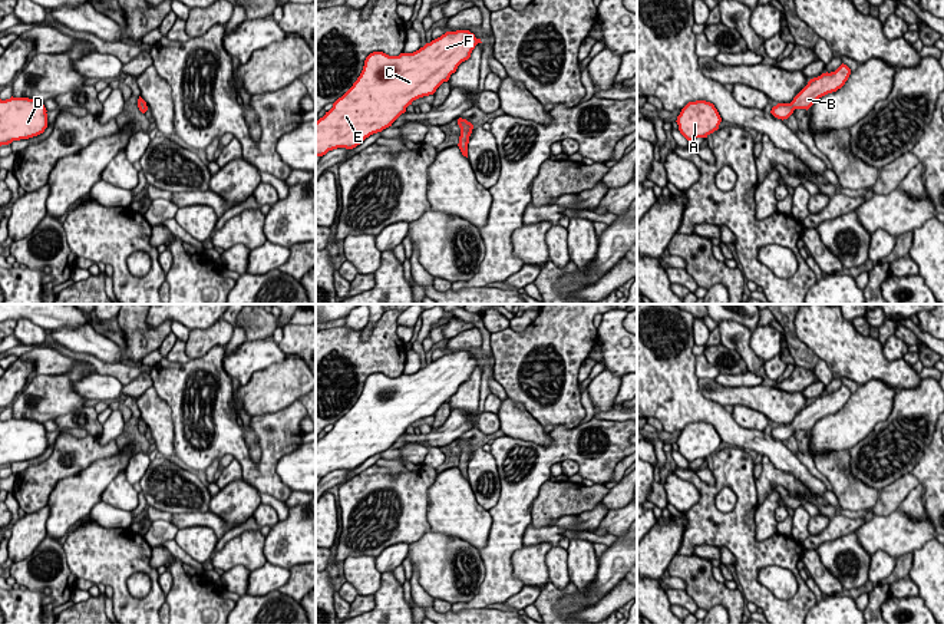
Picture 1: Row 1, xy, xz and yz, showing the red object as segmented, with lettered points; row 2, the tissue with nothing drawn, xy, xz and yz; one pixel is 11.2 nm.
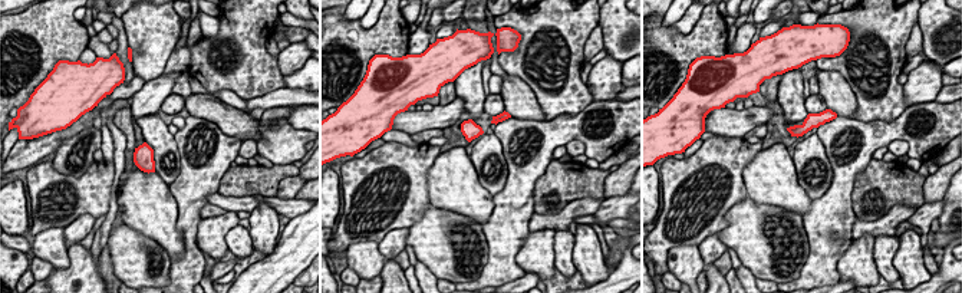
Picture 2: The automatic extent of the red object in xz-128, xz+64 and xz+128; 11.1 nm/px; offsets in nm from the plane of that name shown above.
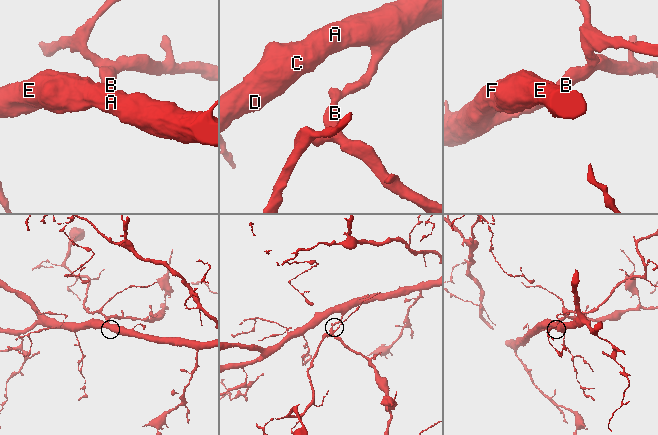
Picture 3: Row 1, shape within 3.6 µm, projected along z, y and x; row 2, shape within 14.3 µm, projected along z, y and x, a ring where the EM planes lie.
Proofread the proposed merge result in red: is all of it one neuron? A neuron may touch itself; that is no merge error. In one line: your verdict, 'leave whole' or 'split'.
leave whole

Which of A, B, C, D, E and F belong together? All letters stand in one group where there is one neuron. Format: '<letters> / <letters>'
A B C D E F

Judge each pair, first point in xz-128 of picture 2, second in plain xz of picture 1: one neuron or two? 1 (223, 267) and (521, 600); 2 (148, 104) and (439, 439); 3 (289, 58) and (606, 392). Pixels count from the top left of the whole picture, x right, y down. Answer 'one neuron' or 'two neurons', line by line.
1: one neuron
2: one neuron
3: one neuron

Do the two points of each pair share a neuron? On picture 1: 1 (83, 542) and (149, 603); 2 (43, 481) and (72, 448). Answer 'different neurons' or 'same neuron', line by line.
1: same neuron
2: same neuron

